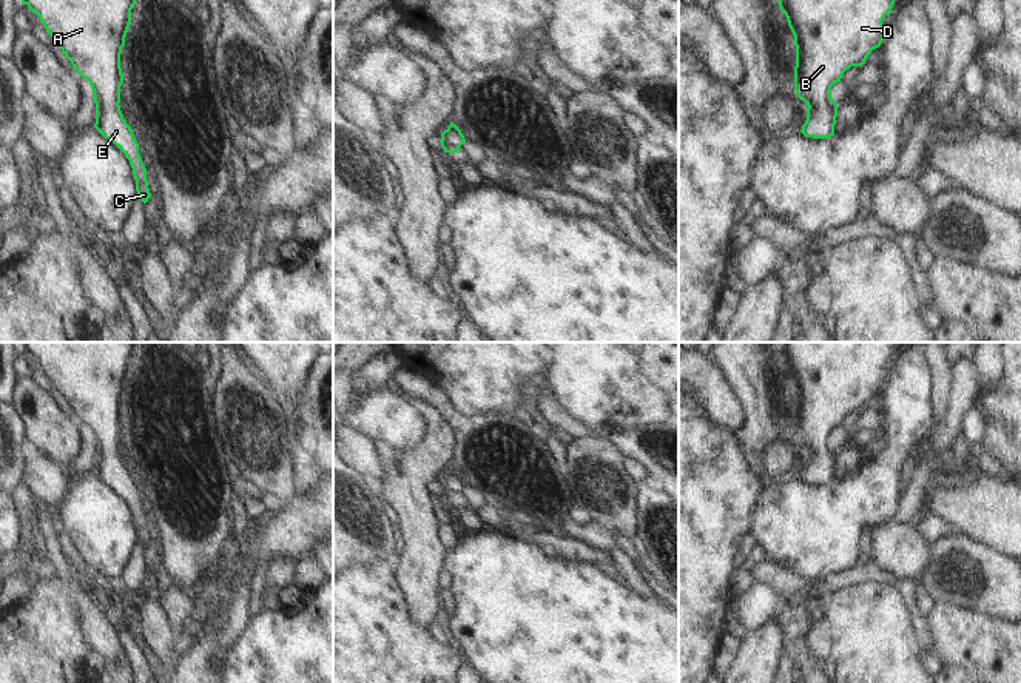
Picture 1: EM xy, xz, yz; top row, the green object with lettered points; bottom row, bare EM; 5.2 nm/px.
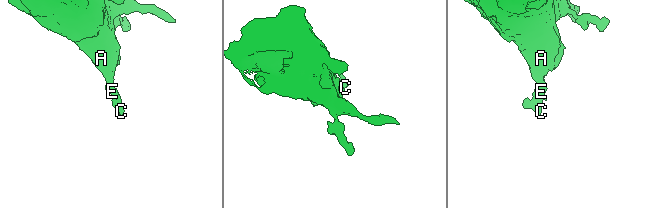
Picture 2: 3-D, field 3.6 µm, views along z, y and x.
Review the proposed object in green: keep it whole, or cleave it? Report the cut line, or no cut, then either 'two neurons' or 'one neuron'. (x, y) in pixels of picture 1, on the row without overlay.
cut none; one neuron

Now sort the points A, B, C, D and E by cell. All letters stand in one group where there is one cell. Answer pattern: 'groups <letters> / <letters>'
groups A B C D E

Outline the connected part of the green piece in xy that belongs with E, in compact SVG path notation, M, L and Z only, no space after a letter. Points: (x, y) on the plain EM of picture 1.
M20 342L35 358L52 387L62 395L72 413L89 427L96 449L94 473L120 493L133 513L137 544L143 549L151 543L147 513L139 500L139 489L120 456L120 432L123 419L120 399L131 368L136 342Z

